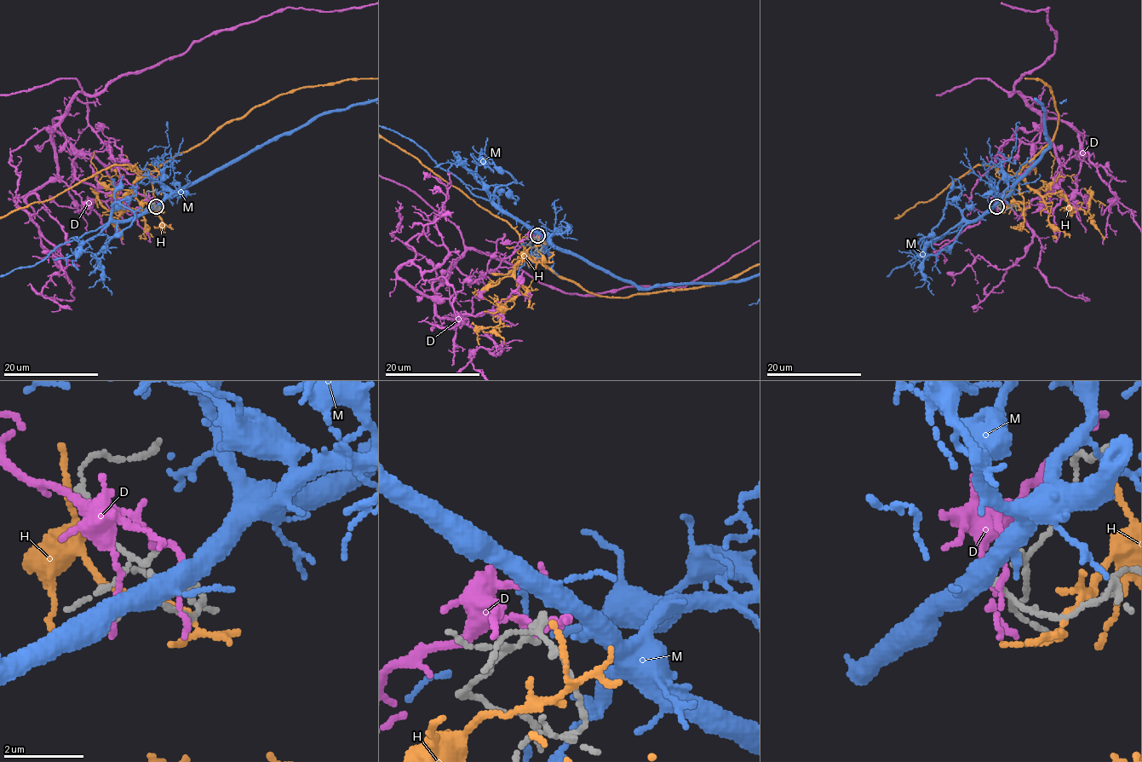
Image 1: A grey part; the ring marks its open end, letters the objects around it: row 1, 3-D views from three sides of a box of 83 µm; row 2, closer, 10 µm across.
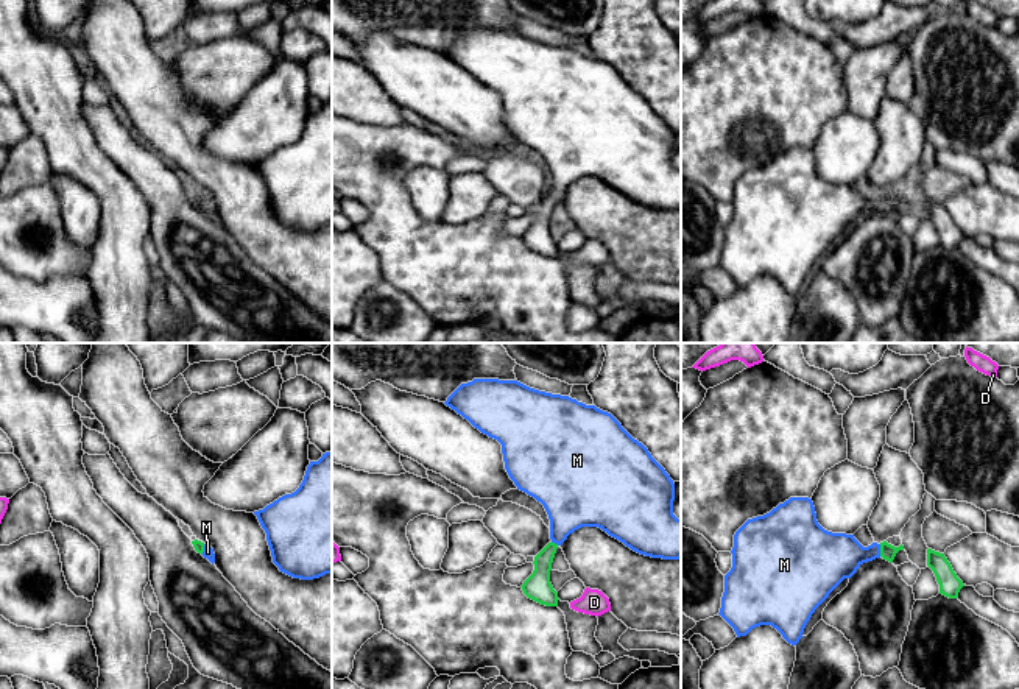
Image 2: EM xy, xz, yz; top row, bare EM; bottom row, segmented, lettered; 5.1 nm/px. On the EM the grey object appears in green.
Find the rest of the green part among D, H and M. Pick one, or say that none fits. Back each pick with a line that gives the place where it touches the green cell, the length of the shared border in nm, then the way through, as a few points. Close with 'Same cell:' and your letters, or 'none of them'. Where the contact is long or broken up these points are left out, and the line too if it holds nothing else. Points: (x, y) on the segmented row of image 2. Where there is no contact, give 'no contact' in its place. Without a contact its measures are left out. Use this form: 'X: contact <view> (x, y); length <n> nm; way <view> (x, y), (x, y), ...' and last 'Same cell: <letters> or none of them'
M: contact yz (881, 551); length 60 nm; way yz (887, 551), (881, 551), (834, 557)
Same cell: M

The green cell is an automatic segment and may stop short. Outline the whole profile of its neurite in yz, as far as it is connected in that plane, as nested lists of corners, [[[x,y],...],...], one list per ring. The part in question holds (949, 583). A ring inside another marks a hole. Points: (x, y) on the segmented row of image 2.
[[[927,549],[927,566],[933,571],[936,577],[936,581],[940,585],[940,594],[949,599],[957,599],[960,589],[964,585],[954,572],[944,553]]]

